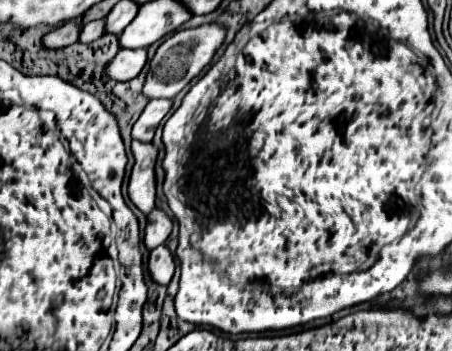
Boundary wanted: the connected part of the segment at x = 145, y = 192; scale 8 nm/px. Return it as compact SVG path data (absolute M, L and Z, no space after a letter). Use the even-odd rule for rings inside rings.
M133 141L135 167L129 179L129 197L145 215L155 207L155 161L159 149L153 143Z

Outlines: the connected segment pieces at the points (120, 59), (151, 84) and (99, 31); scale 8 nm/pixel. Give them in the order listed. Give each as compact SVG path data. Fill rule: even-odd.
M121 49L107 65L107 75L115 81L131 81L147 63L147 49Z
M207 23L201 27L183 29L183 31L173 33L171 37L165 39L165 43L157 49L155 57L151 59L149 67L153 71L147 75L143 93L149 99L175 97L193 77L197 77L211 63L215 51L223 45L223 41L225 41L225 25L219 25L219 23Z
M99 19L99 21L91 21L91 23L83 25L79 41L81 43L91 43L91 41L103 37L103 35L105 35L105 19Z

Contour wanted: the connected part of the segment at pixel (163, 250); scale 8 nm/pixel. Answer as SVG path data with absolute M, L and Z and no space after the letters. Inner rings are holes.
M159 245L159 247L155 247L151 251L149 273L157 283L169 285L169 281L171 281L171 277L175 273L175 255L169 251L167 245Z

